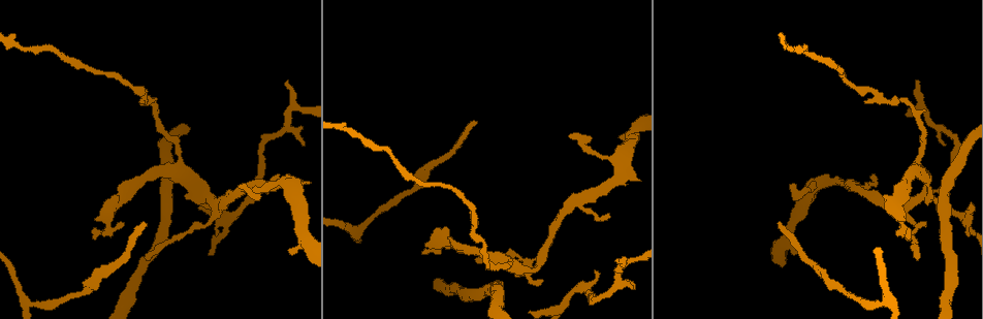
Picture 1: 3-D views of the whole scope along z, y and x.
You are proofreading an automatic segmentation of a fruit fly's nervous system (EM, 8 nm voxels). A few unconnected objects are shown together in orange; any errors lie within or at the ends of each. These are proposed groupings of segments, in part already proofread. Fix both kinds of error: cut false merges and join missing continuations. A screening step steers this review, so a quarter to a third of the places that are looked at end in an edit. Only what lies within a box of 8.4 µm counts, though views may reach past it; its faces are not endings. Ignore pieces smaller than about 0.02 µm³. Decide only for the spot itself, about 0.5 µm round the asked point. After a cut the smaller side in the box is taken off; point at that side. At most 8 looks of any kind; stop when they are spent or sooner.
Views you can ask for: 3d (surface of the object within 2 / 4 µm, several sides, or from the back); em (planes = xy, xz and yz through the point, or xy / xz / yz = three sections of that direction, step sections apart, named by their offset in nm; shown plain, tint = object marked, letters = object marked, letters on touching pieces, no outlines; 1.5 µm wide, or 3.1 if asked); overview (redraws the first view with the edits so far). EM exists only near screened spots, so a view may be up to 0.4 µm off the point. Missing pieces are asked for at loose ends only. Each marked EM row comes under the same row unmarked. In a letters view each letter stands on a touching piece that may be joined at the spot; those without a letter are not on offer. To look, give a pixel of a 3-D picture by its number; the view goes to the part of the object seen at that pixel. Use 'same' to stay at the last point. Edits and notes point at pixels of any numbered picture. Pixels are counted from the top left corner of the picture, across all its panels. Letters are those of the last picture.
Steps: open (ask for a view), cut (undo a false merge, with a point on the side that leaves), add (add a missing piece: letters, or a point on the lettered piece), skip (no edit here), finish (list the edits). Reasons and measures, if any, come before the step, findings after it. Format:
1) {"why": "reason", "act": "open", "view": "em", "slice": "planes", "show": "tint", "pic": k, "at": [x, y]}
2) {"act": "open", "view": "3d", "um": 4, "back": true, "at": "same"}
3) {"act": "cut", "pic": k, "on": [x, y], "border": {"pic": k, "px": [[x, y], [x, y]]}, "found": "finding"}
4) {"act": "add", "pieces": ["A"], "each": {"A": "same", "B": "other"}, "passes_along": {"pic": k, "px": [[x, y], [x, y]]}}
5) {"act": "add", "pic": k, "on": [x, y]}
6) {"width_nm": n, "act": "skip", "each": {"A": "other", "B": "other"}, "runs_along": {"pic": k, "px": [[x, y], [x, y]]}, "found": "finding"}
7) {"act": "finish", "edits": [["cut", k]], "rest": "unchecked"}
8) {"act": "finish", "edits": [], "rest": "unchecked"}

{"why": "an open end", "act": "open", "view": "3d", "um": 4, "pic": 1, "at": [792, 250]}

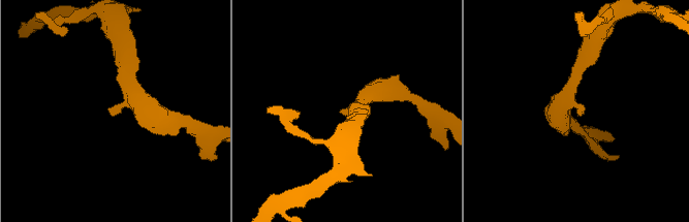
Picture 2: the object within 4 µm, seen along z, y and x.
{"why": "shape alone is not enough", "act": "open", "view": "em", "slice": "planes", "show": "letters", "pic": 2, "at": [107, 108]}

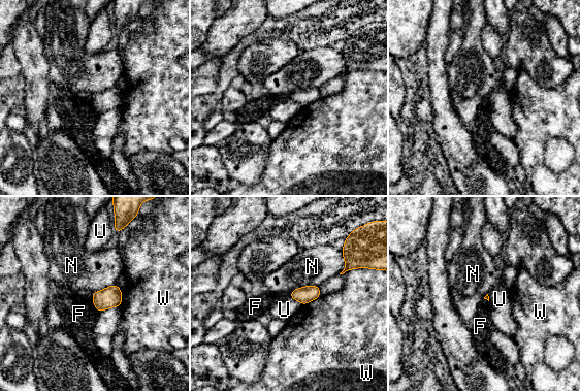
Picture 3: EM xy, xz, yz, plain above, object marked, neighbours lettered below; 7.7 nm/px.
{"act": "skip", "each": {"F": "other", "N": "other", "U": "other", "W": "other"}, "border": {"pic": 3, "px": [[318, 285], [295, 288], [289, 295]]}, "found": "no lettered piece goes on from it"}

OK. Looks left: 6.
{"why": "free end", "act": "open", "view": "em", "slice": "yz", "step": 4, "show": "tint", "pic": 1, "at": [145, 222]}

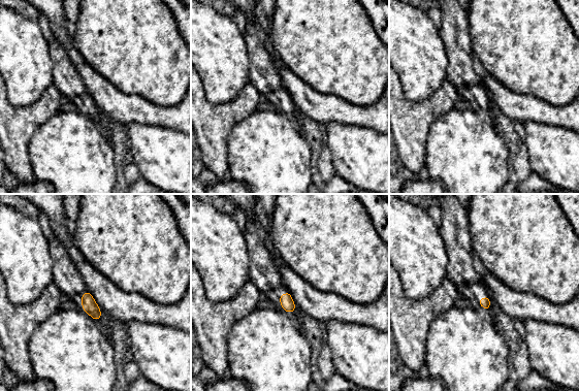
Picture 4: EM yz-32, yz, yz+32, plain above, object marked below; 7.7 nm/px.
{"act": "open", "view": "em", "slice": "xz", "step": 4, "show": "letters", "at": "same"}

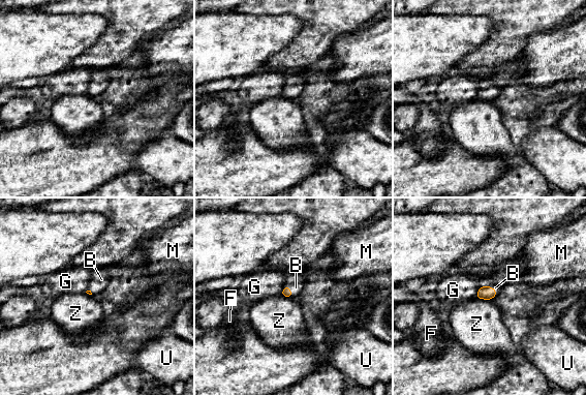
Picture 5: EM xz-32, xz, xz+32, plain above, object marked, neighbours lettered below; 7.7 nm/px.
{"act": "add", "pieces": ["B"], "each": {"B": "same", "F": "other", "G": "other", "M": "other", "U": "other", "Z": "other"}, "passes_along": {"pic": 5, "px": [[286, 292], [290, 291], [296, 287]]}, "found": "it goes on there"}

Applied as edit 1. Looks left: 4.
{"why": "see it whole again", "act": "open", "view": "overview"}

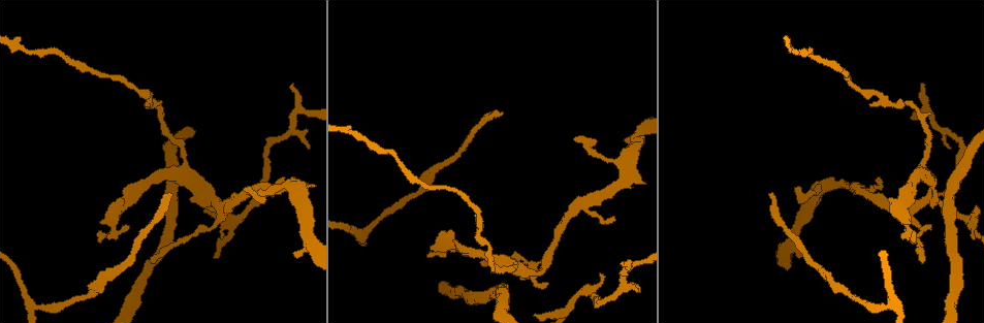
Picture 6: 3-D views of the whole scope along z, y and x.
{"why": "thin end", "act": "open", "view": "3d", "um": 2, "pic": 6, "at": [622, 264]}

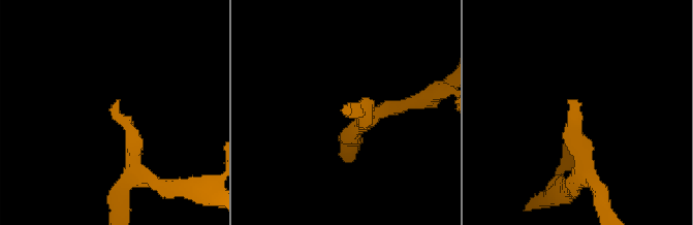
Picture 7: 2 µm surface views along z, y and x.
{"why": "now the EM", "act": "open", "view": "em", "slice": "planes", "show": "tint", "pic": 7, "at": [570, 100]}

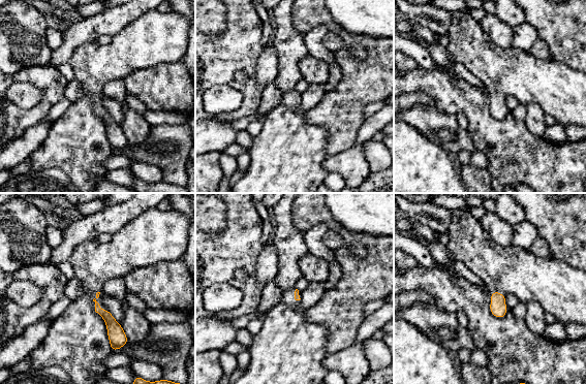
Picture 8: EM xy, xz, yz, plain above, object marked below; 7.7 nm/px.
{"why": "see the neighbours", "act": "open", "view": "em", "slice": "planes", "show": "letters", "at": "same"}

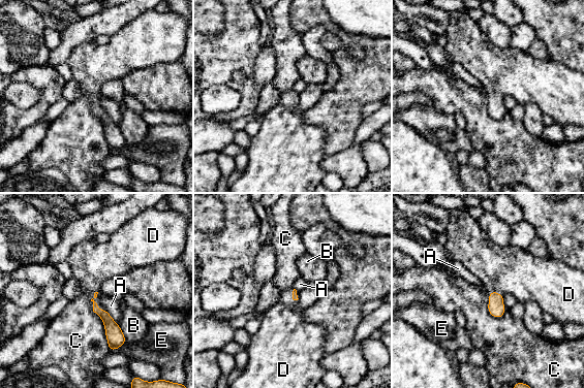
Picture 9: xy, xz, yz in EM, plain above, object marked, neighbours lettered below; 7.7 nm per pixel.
{"act": "add", "pieces": ["D"], "each": {"A": "other", "B": "other", "C": "other", "D": "same", "E": "other"}, "found": "the cell continues"}

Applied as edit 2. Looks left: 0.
{"act": "finish", "edits": [["add", 5], ["add", 9]], "rest": "unchecked"}

